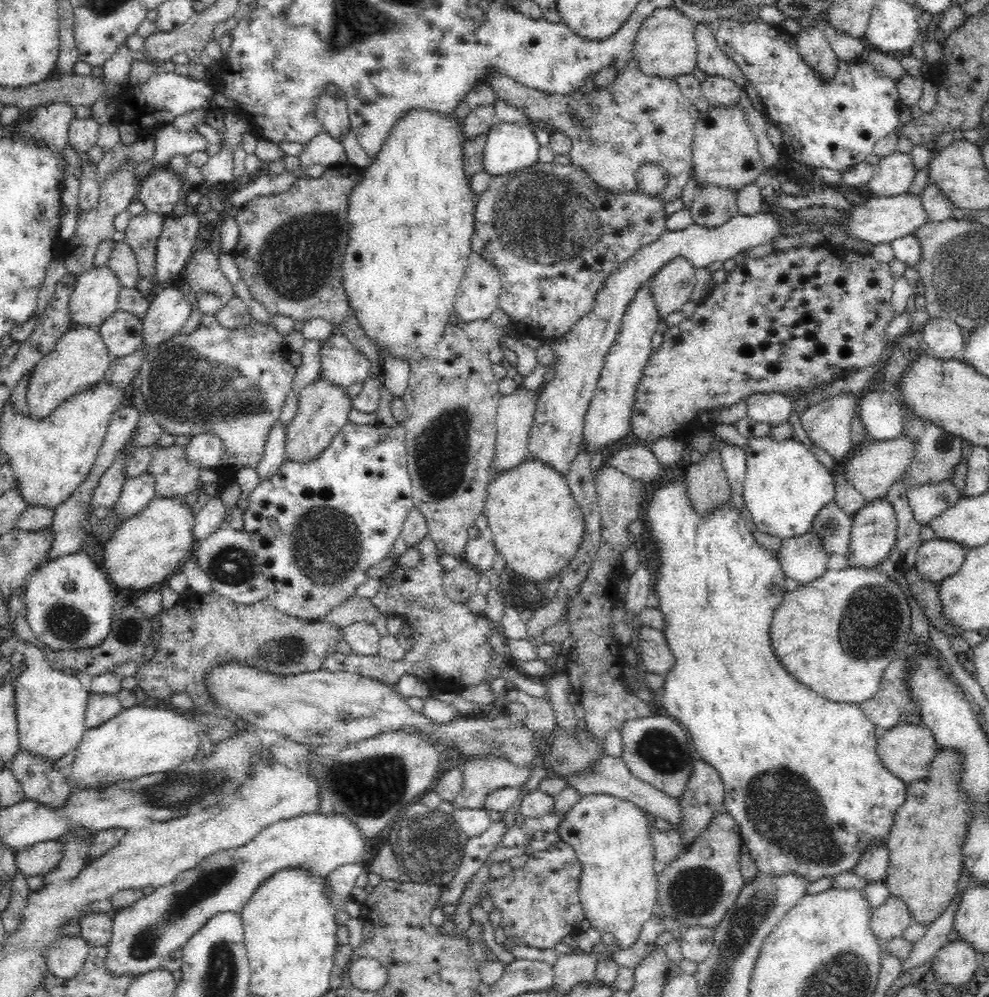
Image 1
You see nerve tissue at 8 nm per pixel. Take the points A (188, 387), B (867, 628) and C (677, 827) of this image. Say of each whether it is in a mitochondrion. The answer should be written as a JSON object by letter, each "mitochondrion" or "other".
{"A":"mitochondrion","B":"mitochondrion","C":"other"}

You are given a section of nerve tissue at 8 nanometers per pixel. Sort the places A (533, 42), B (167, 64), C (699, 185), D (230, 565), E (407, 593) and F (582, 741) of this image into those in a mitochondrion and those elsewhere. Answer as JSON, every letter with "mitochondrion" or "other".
{"A":"other","B":"other","C":"other","D":"mitochondrion","E":"other","F":"mitochondrion"}

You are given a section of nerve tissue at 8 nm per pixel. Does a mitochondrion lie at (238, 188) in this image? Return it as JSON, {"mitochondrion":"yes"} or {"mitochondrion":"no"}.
{"mitochondrion":"no"}

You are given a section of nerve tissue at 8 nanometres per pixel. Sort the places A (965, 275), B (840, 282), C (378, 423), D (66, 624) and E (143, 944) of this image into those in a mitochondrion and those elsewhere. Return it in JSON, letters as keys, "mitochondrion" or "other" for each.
{"A":"mitochondrion","B":"other","C":"other","D":"mitochondrion","E":"mitochondrion"}

